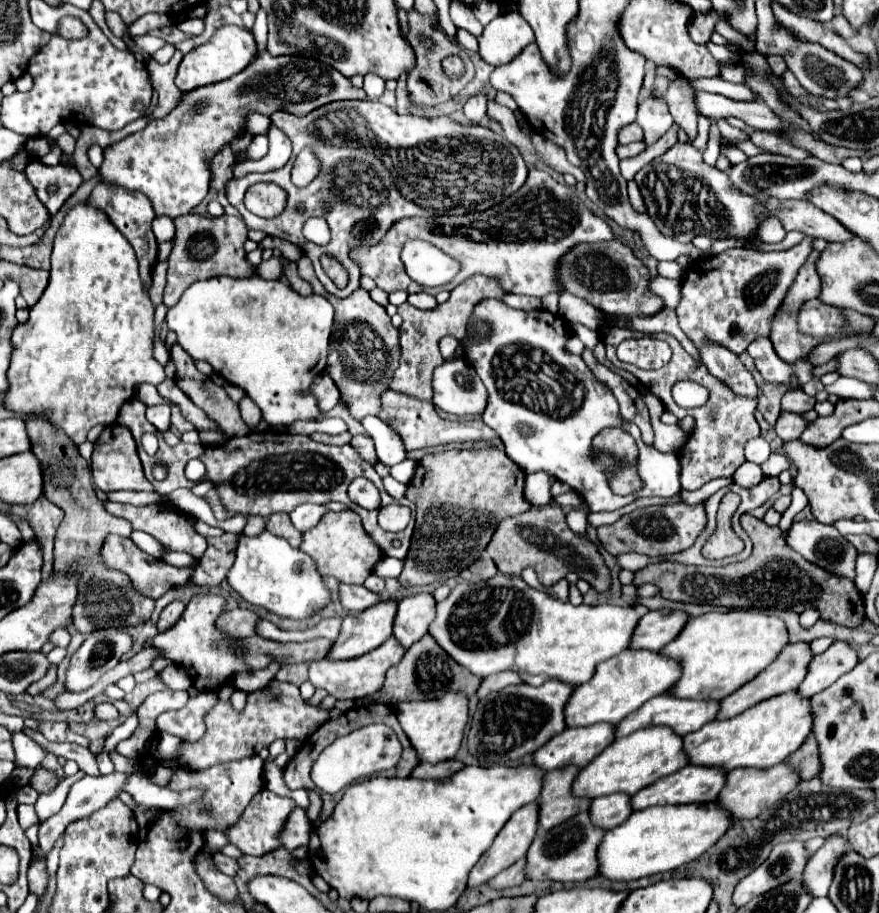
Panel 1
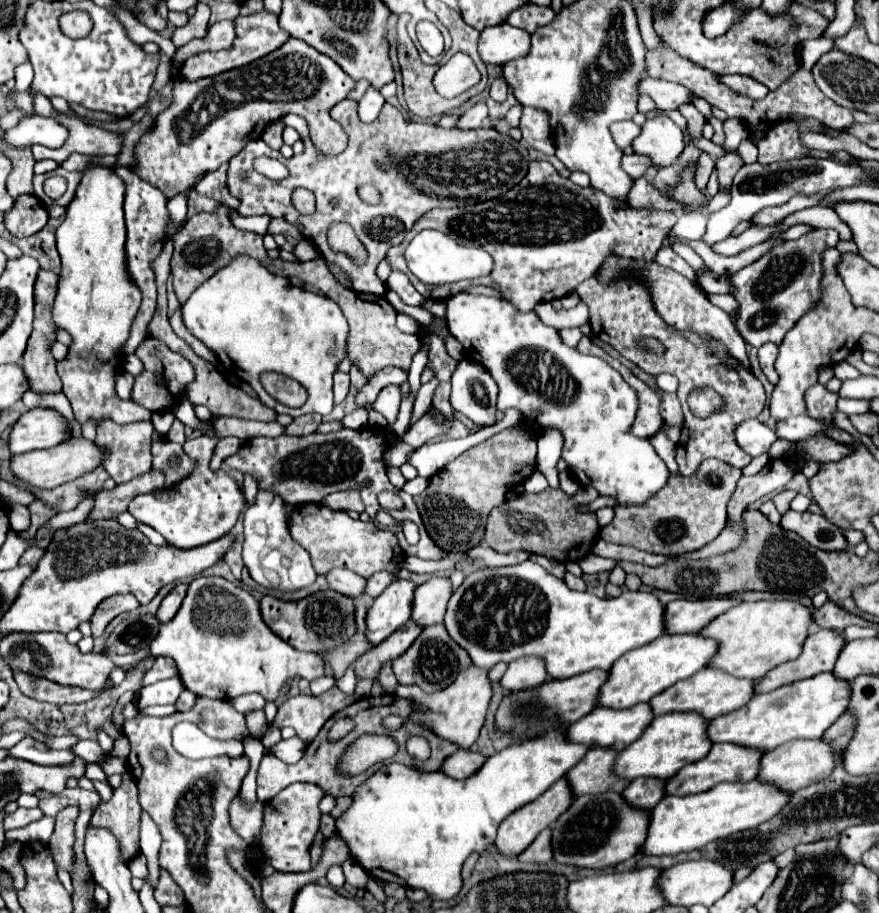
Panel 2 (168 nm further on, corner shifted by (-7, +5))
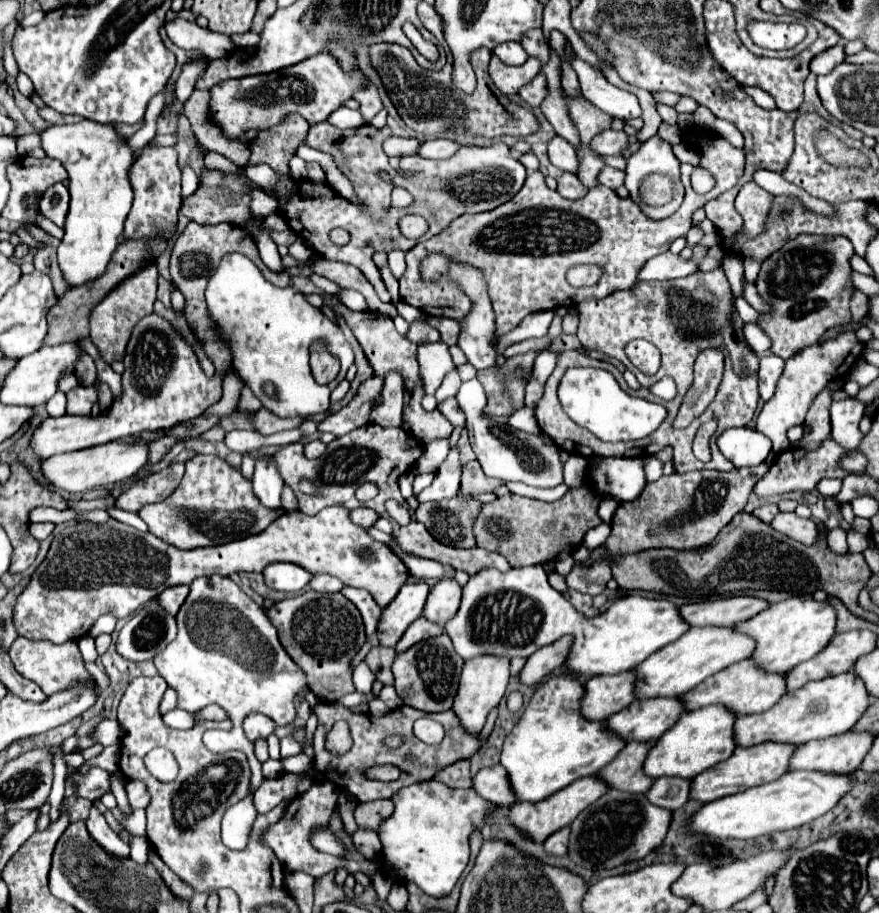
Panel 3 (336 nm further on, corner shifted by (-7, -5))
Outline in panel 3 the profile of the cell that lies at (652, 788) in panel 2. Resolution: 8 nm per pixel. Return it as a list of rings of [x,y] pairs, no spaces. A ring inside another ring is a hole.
[[[658,778],[652,782],[652,786],[644,792],[650,804],[666,808],[670,812],[678,810],[680,806],[686,804],[686,794],[688,794],[690,780],[680,780],[680,778]]]

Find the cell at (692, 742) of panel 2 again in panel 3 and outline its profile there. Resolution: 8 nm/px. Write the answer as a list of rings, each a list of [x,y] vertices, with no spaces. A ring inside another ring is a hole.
[[[706,706],[706,710],[694,710],[694,714],[682,714],[678,722],[666,730],[656,744],[648,750],[648,756],[642,764],[642,770],[648,778],[656,780],[660,776],[672,778],[694,778],[698,772],[730,758],[734,752],[732,740],[734,718],[722,710],[722,706]]]

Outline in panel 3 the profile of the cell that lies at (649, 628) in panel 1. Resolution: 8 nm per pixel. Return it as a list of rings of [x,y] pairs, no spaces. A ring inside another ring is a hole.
[[[734,596],[722,600],[708,600],[700,604],[686,604],[680,616],[688,626],[734,626],[768,608],[768,602],[750,596]]]

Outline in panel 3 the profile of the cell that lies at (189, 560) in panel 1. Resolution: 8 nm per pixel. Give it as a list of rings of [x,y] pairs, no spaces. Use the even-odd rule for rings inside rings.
[[[113,505],[108,506],[106,508],[106,511],[108,512],[108,514],[110,514],[110,516],[112,516],[112,518],[122,523],[132,525],[139,531],[147,531],[146,523],[141,518],[139,518],[136,513],[120,510]]]

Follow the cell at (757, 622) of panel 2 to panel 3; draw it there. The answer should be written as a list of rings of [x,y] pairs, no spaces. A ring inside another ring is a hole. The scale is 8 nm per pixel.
[[[790,598],[758,612],[754,618],[738,622],[734,630],[756,640],[752,662],[770,674],[786,674],[804,660],[818,654],[836,634],[836,612],[828,602],[816,602],[814,598]]]

